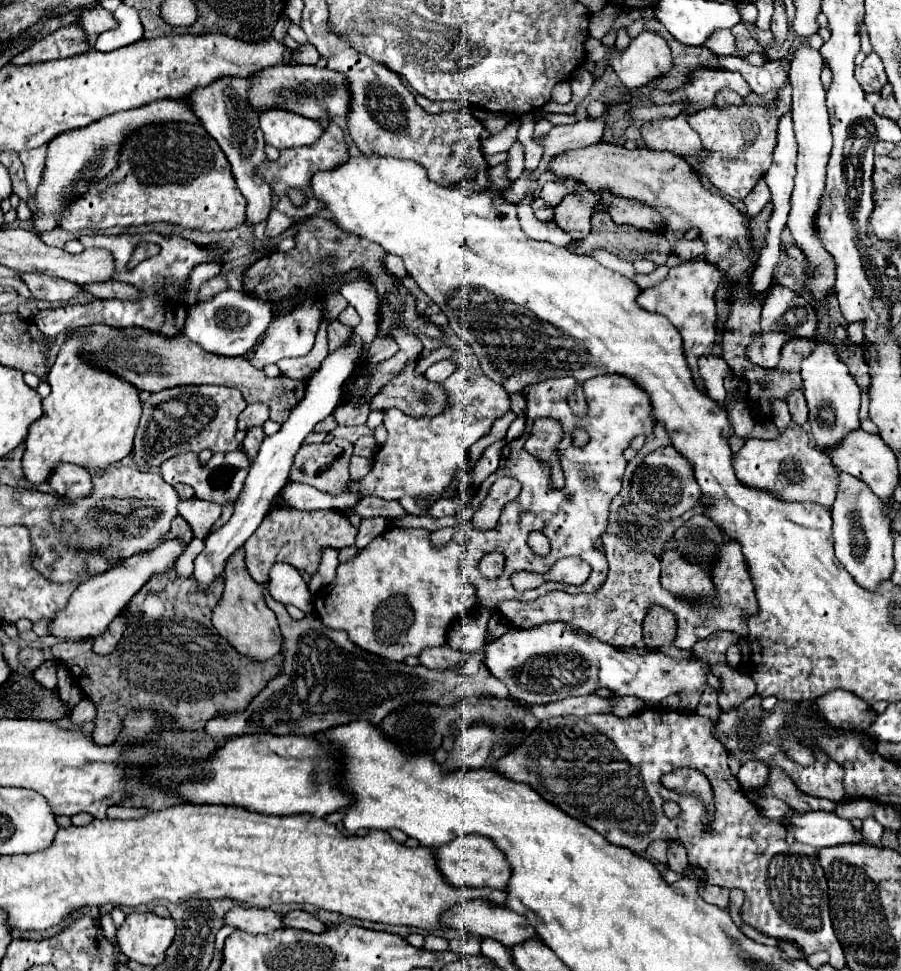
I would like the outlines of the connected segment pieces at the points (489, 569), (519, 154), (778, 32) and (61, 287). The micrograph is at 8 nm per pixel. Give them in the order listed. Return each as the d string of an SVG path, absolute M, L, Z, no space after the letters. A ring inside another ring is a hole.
M490 553L490 555L486 555L482 561L480 561L480 571L482 571L482 575L496 575L496 553Z
M520 143L512 145L506 163L508 163L508 175L512 177L512 181L516 181L524 171L524 147Z
M774 3L774 15L772 15L772 33L774 33L774 43L782 45L786 35L788 35L788 21L784 13L782 3Z
M22 273L22 281L28 285L34 299L44 299L52 303L68 303L68 299L74 299L80 293L86 295L80 285L42 273Z

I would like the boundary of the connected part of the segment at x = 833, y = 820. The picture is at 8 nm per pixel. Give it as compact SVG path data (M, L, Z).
M826 811L792 813L788 823L782 825L784 829L792 831L792 837L796 841L812 845L816 849L862 841L862 835L854 831L852 823L848 819L840 819L836 813L826 813Z

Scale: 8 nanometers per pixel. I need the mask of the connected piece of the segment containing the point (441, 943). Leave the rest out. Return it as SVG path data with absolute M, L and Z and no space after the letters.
M428 935L426 937L426 943L424 943L424 949L428 949L428 951L446 951L450 947L450 943L448 943L448 939L444 939L444 937L436 937L436 935Z

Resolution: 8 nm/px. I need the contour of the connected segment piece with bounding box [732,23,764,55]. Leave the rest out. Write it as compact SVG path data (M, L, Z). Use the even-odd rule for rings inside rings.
M744 23L734 25L734 27L732 27L732 33L734 33L734 37L736 37L736 45L738 45L738 51L740 51L742 55L748 55L748 53L752 53L752 51L756 51L756 53L762 53L762 51L764 51L764 47L752 37L752 33L748 31L748 27L746 27Z

